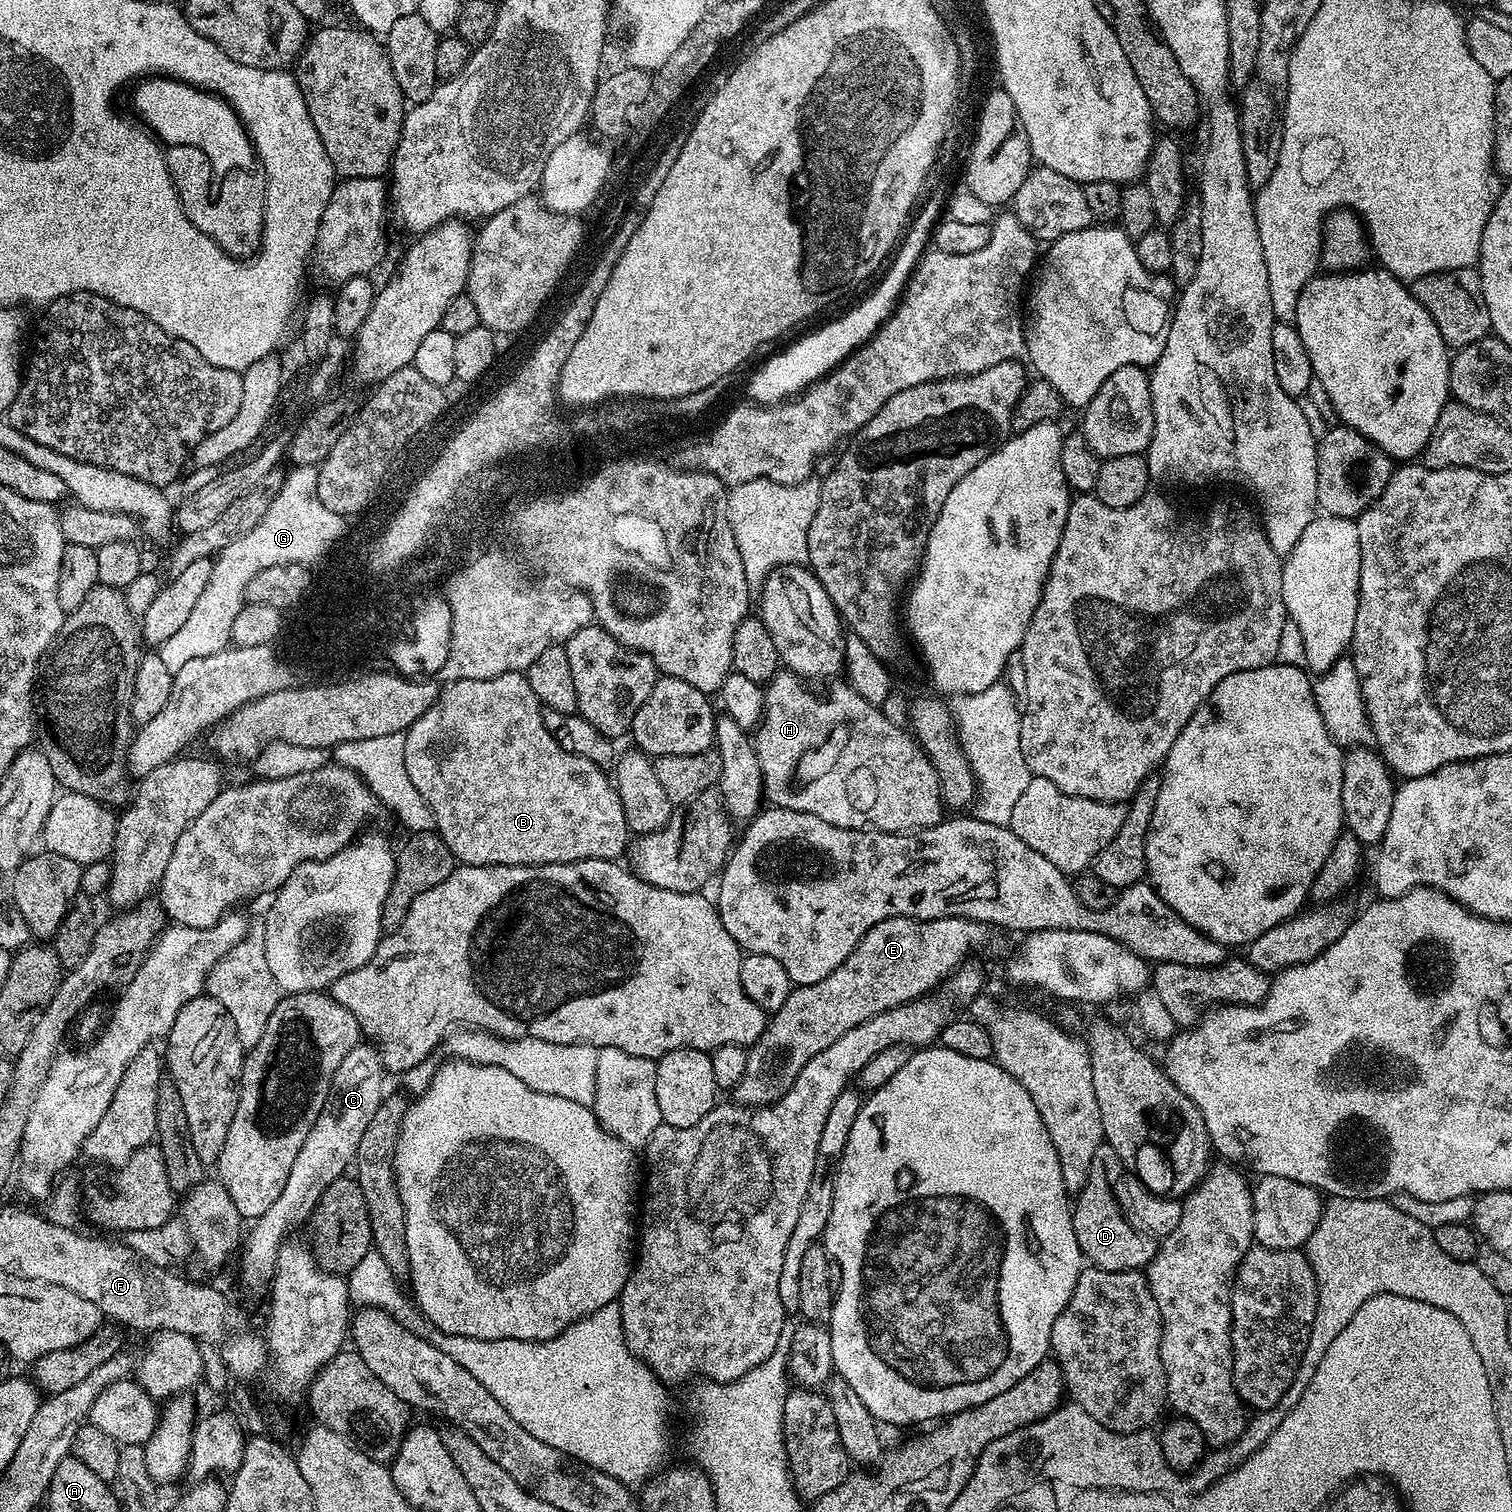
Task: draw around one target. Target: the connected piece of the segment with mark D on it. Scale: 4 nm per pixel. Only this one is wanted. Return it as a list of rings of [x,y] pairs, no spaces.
[[[1100,1144],[1094,1150],[1094,1162],[1090,1162],[1090,1174],[1082,1190],[1075,1193],[1071,1205],[1074,1222],[1074,1238],[1078,1238],[1080,1255],[1089,1265],[1111,1272],[1135,1272],[1147,1269],[1154,1258],[1158,1244],[1152,1236],[1140,1232],[1126,1220],[1113,1188],[1112,1164],[1120,1164],[1118,1154],[1109,1144]]]

